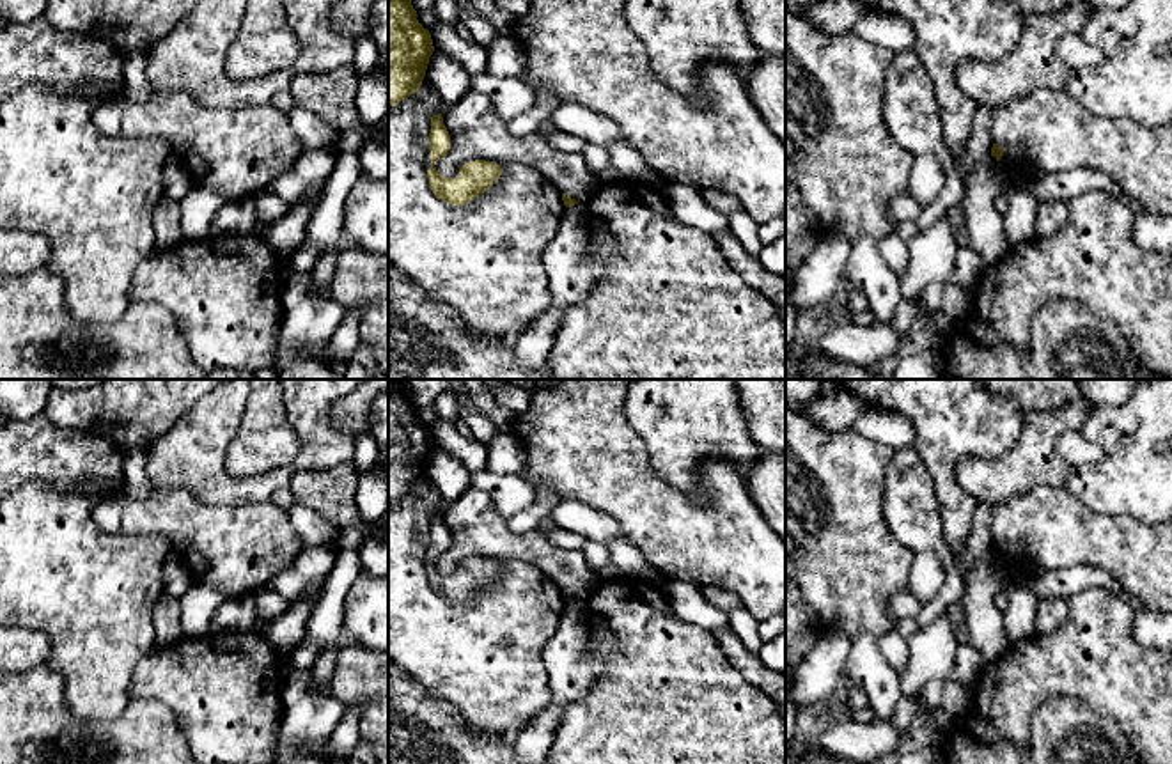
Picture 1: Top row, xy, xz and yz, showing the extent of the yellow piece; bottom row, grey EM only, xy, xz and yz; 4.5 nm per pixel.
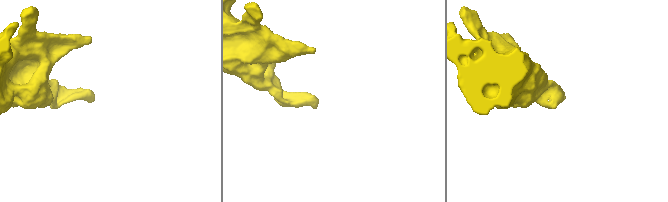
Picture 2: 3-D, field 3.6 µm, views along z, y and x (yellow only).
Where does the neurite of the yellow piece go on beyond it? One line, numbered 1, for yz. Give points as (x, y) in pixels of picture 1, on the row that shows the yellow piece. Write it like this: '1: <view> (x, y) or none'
1: none

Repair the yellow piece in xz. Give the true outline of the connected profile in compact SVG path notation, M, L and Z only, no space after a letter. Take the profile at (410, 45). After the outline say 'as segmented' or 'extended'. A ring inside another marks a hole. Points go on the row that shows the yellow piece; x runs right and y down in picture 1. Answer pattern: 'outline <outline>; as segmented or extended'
outline M388 0L388 106L420 90L434 46L411 0Z; as segmented

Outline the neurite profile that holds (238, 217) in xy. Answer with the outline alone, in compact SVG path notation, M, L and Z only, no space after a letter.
M254 197L229 200L213 216L209 234L257 234L257 207Z

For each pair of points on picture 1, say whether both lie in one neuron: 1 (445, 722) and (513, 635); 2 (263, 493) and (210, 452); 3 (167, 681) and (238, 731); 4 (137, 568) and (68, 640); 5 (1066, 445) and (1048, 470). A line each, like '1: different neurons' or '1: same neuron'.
1: different neurons
2: same neuron
3: same neuron
4: same neuron
5: different neurons

